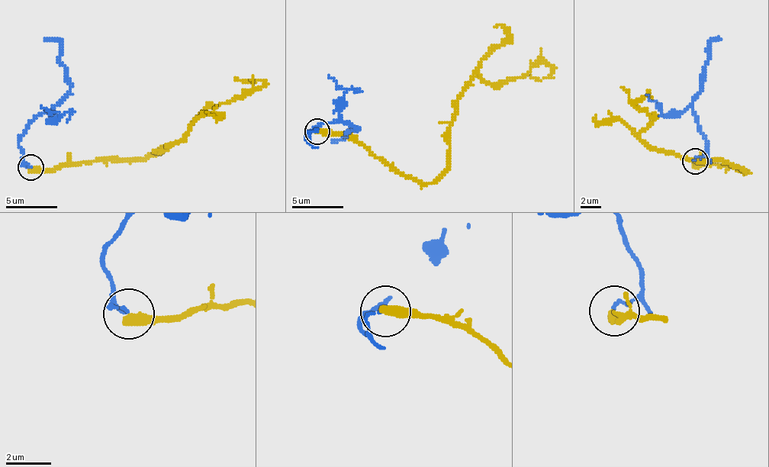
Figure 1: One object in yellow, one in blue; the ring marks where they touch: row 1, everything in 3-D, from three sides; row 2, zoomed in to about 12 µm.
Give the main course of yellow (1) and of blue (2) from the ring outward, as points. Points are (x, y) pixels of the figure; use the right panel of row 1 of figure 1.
1: (695, 160), (746, 172), (652, 149), (639, 133), (652, 117), (634, 102), (651, 97), (649, 90)
2: (695, 160), (706, 152), (703, 133), (693, 112), (693, 97), (700, 88), (703, 67), (713, 40), (721, 39)

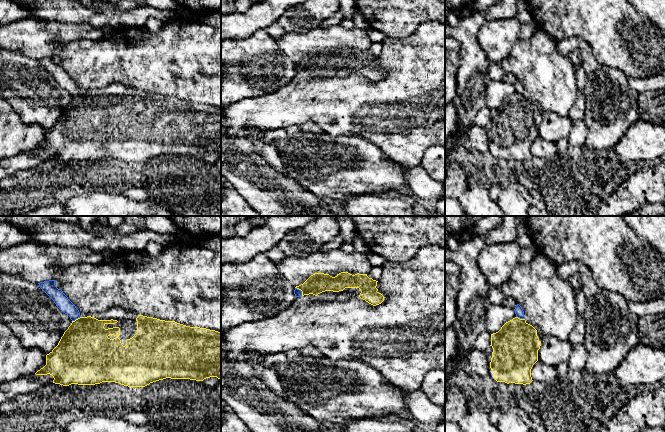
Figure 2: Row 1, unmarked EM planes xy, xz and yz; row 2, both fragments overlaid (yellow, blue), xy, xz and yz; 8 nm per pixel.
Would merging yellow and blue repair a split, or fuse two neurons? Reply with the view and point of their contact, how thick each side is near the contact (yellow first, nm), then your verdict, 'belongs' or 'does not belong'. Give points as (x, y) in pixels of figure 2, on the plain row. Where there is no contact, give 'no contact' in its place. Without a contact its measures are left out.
xy (76, 95) | 420/110 nm | does not belong

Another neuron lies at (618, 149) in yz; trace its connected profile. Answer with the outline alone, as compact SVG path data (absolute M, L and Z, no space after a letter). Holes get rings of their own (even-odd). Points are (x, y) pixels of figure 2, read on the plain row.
M638 119L612 149L622 160L641 162L665 157L665 126Z

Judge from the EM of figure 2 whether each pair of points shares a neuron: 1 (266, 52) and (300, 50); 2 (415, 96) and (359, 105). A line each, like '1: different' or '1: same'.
1: different
2: same

